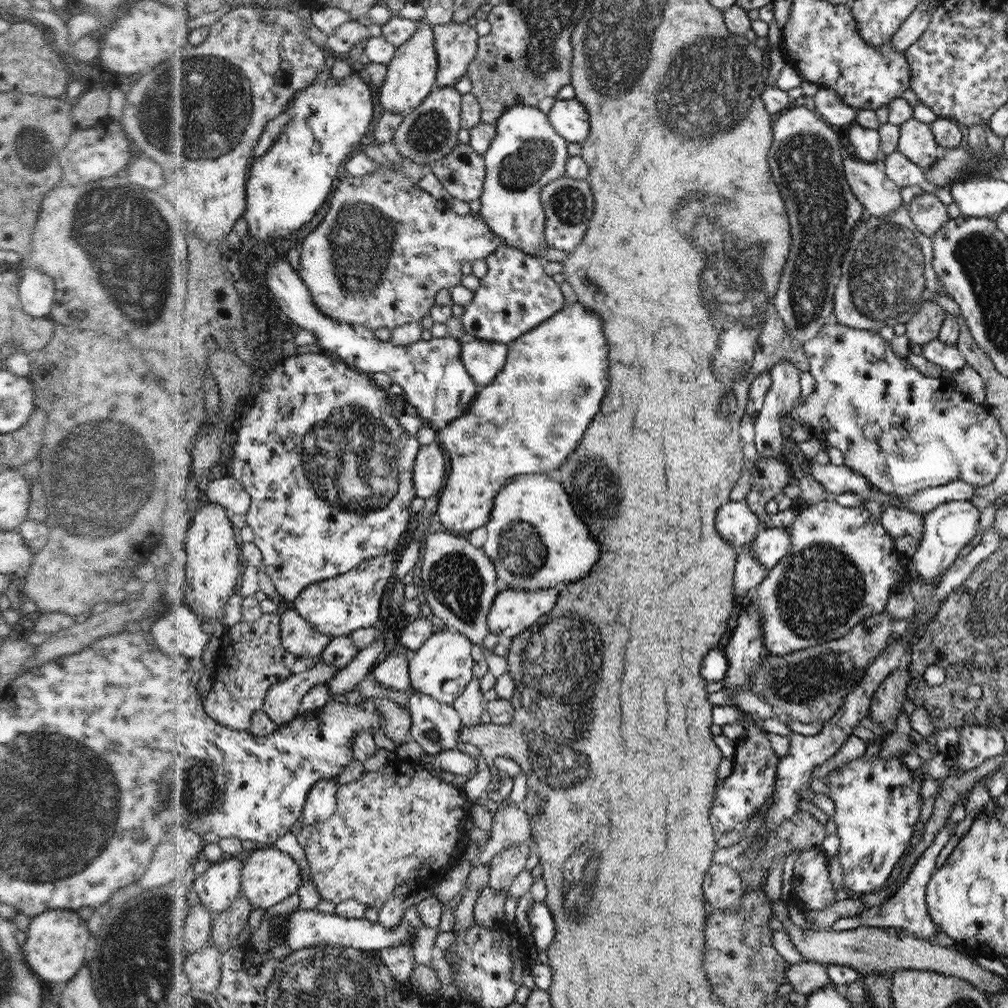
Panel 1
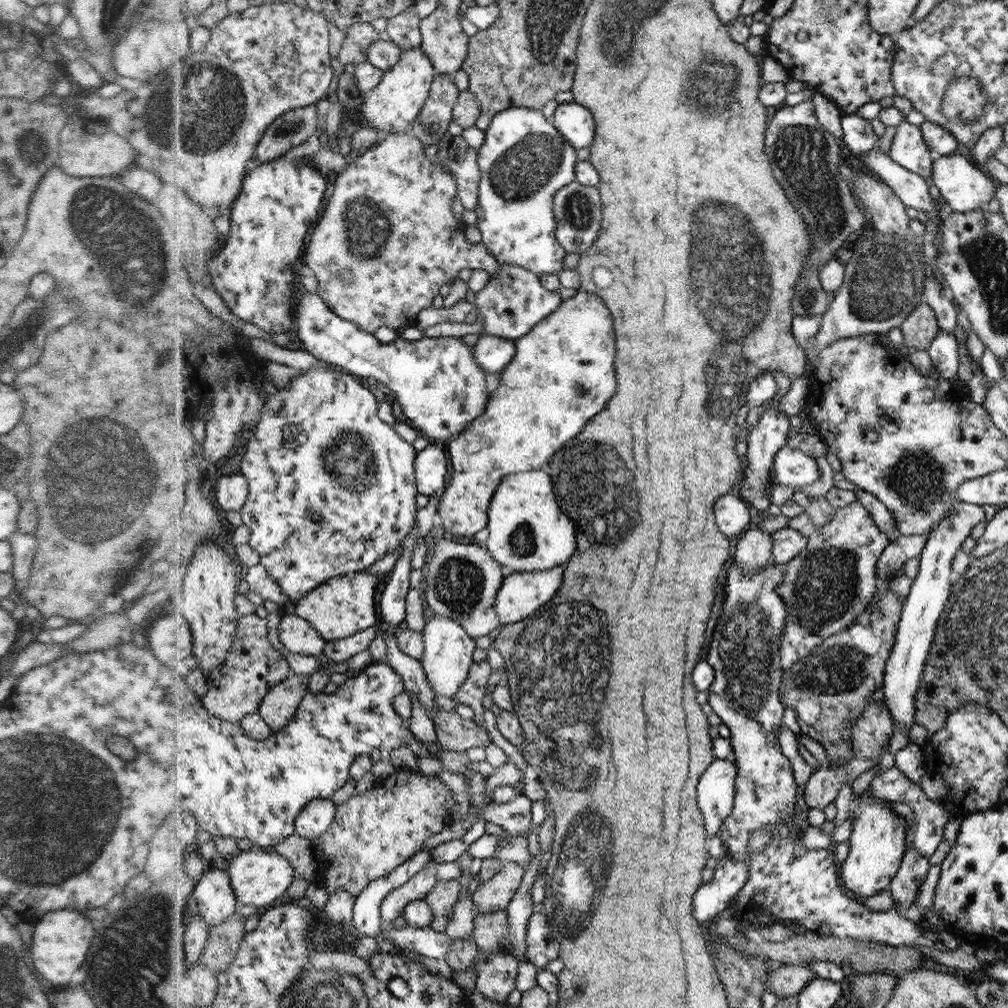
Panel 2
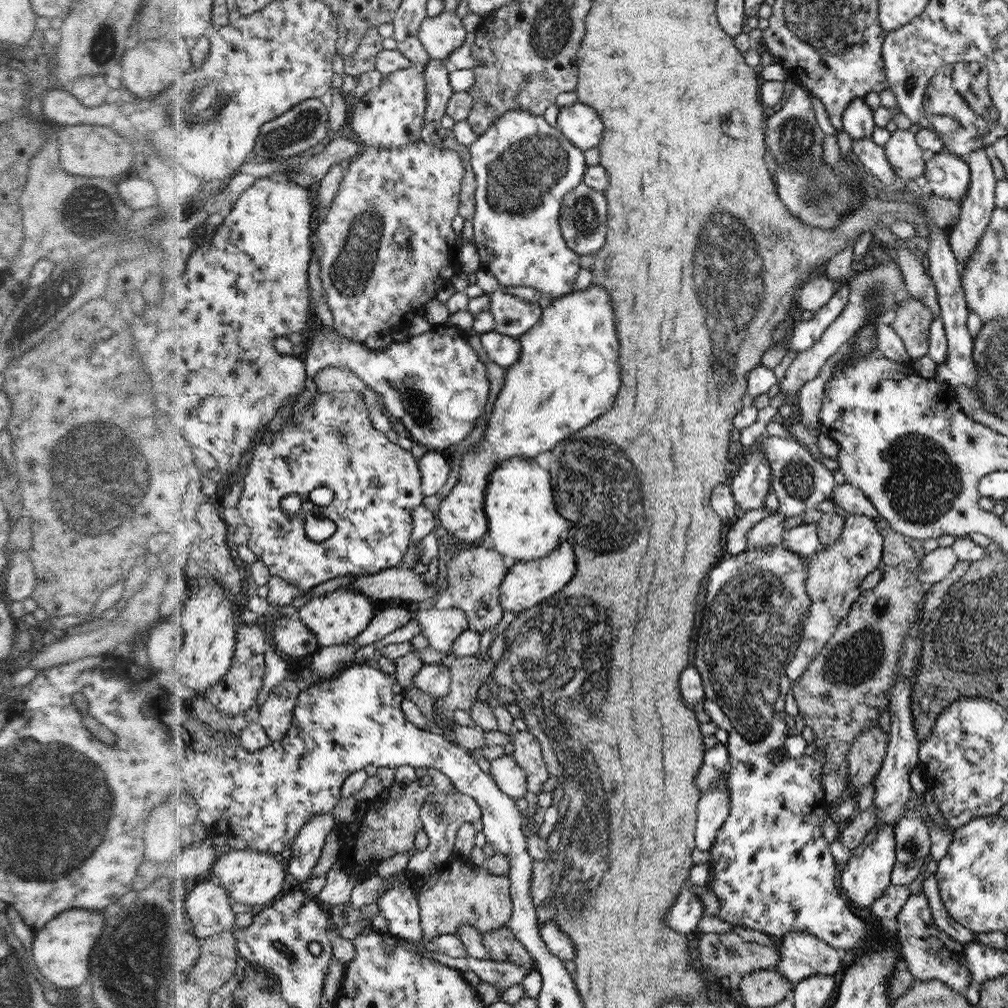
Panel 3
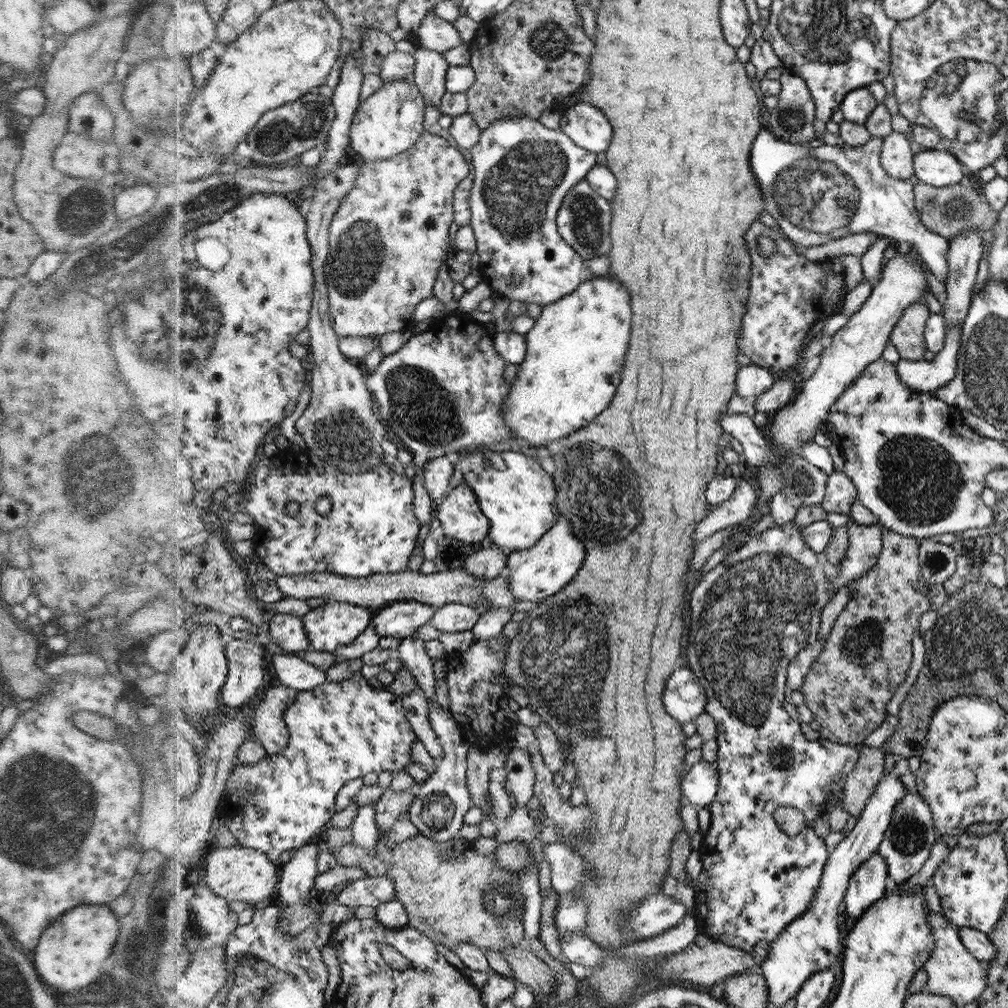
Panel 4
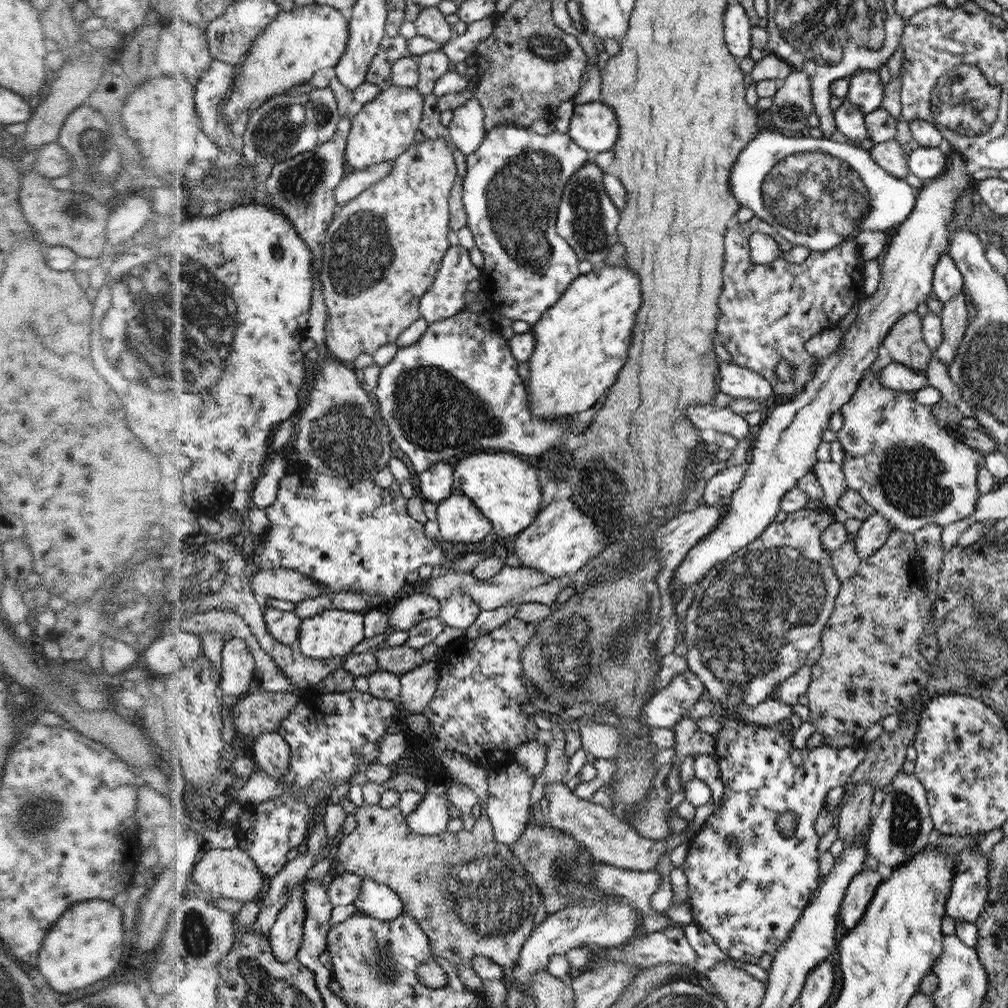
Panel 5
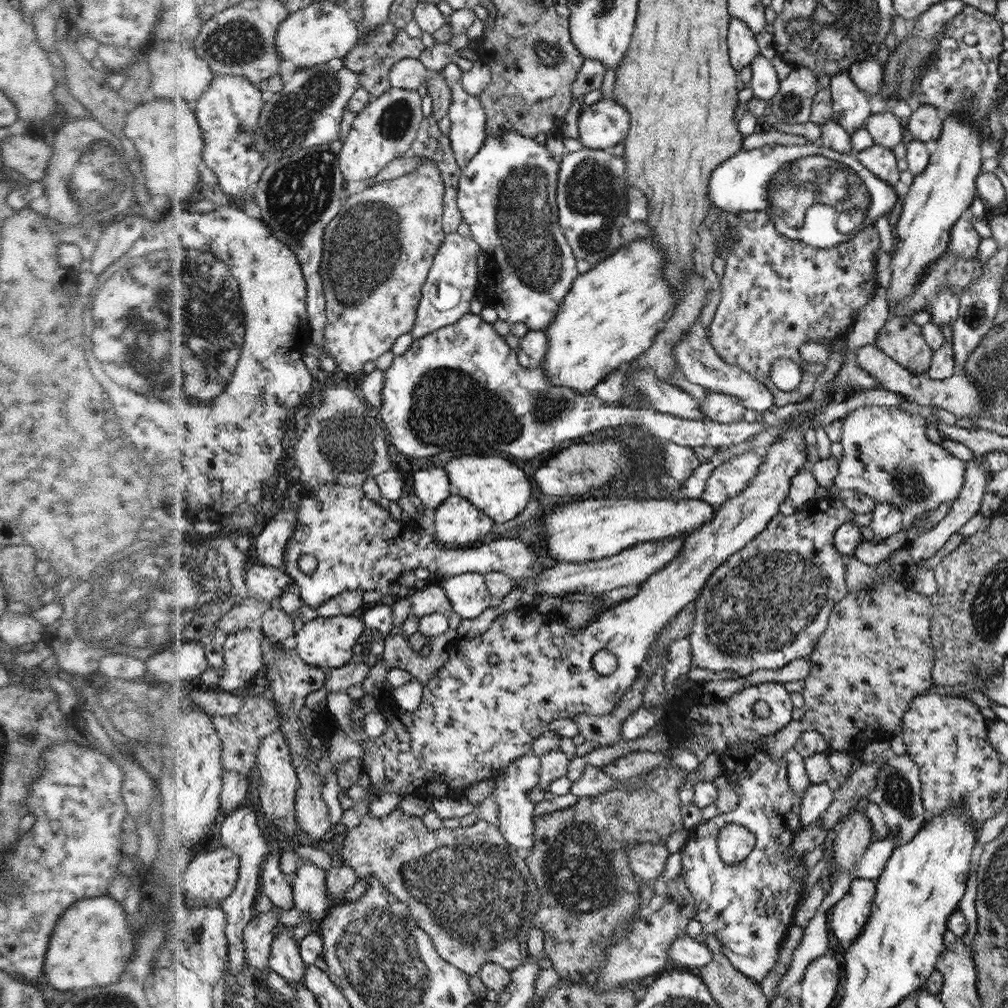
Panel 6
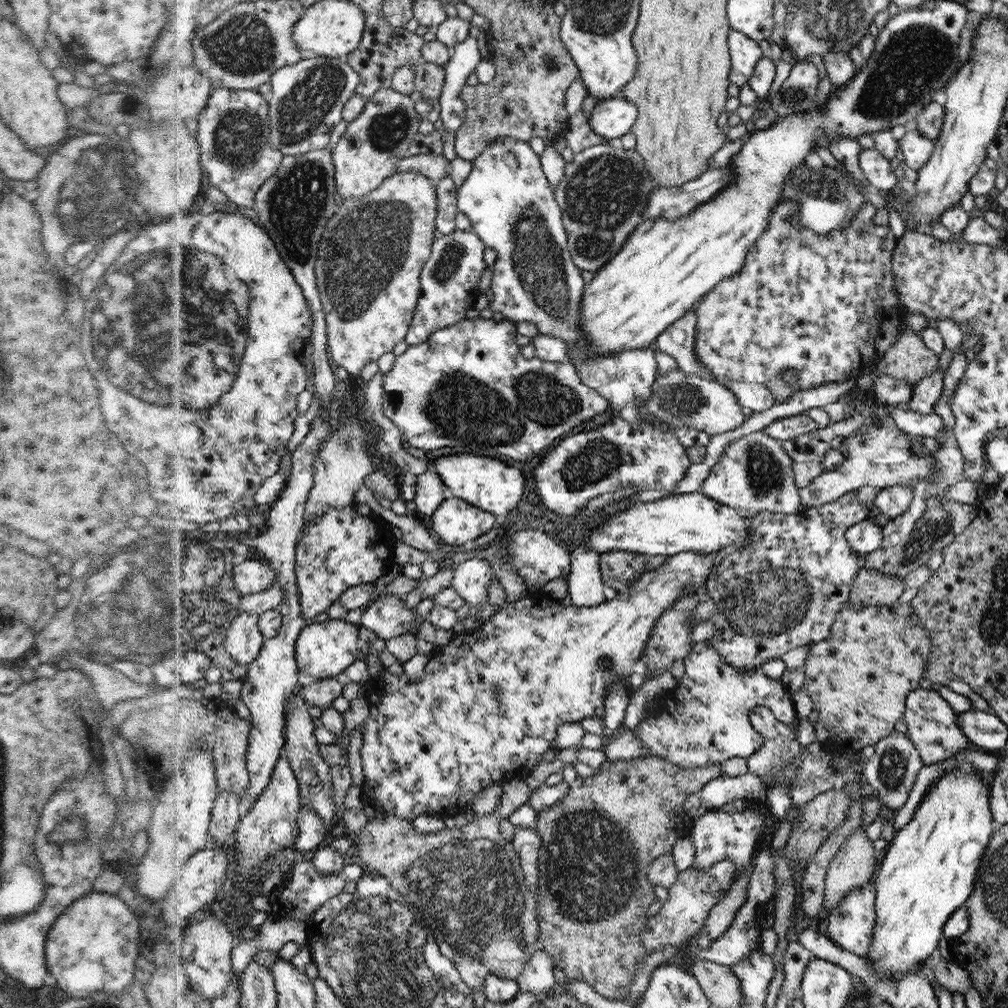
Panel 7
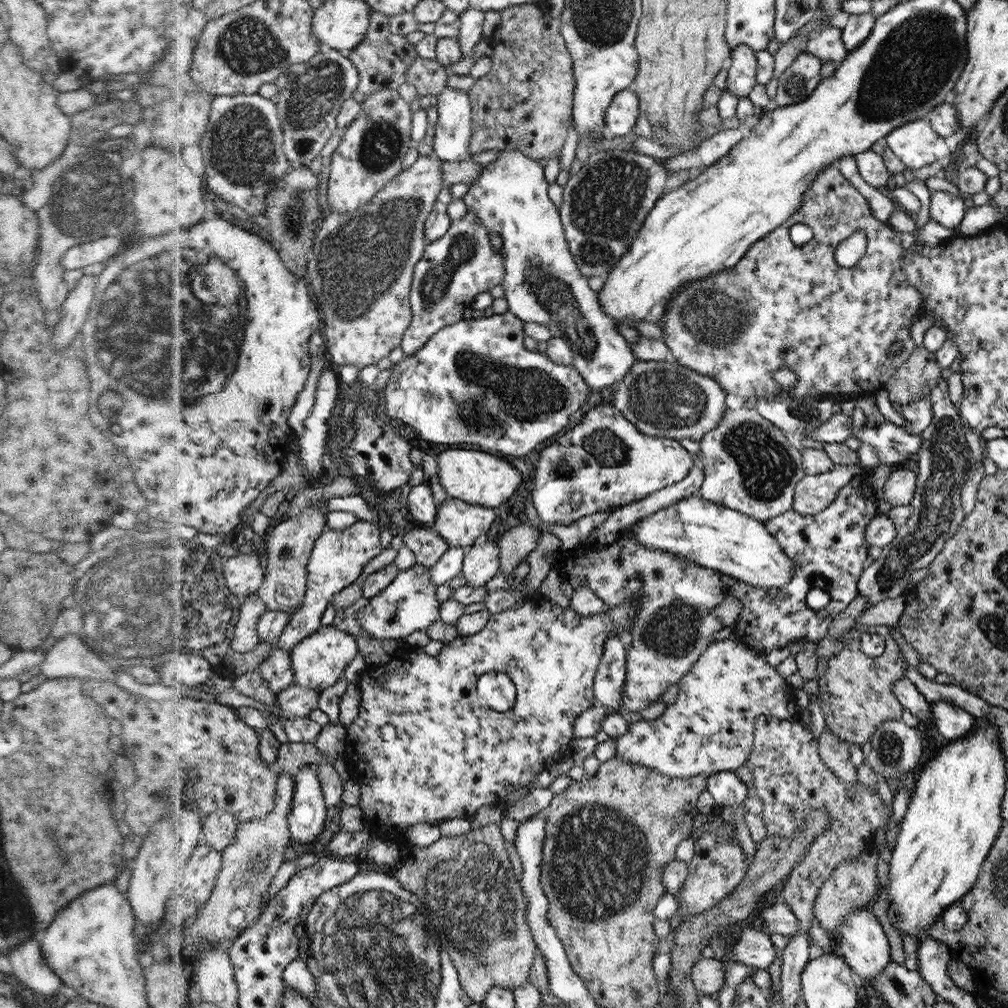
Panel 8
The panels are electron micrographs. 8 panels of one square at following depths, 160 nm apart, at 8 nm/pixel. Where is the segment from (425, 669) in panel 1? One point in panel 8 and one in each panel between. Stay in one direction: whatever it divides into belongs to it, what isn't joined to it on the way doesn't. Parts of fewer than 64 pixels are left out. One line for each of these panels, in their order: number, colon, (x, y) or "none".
2: (448, 647)
3: (441, 628)
4: (454, 617)
5: (458, 610)
6: (469, 596)
7: (472, 577)
8: (480, 563)

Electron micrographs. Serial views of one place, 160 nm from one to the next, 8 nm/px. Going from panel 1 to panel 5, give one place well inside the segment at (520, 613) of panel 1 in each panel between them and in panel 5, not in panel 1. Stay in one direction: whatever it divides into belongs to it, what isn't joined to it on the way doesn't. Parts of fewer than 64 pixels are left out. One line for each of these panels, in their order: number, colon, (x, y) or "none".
2: (523, 593)
3: (528, 583)
4: (536, 573)
5: (562, 540)

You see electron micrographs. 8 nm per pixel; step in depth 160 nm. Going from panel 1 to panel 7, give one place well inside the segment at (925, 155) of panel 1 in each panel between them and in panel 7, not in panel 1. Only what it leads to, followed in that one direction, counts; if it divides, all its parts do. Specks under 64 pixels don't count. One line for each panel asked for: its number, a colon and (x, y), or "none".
2: (908, 149)
3: (902, 151)
4: (897, 158)
5: (889, 155)
6: (880, 160)
7: (876, 168)

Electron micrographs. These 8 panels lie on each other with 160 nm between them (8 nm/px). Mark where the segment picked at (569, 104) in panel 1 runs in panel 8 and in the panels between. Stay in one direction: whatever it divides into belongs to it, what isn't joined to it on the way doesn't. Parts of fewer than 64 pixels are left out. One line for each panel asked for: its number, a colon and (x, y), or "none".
2: (576, 122)
3: (583, 126)
4: (586, 124)
5: (594, 125)
6: (602, 125)
7: (611, 118)
8: (621, 114)

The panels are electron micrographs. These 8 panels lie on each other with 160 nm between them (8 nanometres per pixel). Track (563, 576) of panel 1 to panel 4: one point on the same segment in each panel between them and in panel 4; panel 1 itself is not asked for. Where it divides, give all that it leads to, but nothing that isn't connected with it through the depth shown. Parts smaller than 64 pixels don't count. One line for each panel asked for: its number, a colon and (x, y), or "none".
2: (529, 531)
3: (525, 525)
4: (515, 494)

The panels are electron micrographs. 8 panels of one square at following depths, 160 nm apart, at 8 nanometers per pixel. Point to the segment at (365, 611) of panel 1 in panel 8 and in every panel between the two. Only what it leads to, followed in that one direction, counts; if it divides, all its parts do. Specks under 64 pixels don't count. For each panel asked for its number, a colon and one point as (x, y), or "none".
2: (346, 605)
3: (339, 617)
4: (333, 625)
5: (334, 633)
6: (328, 643)
7: (324, 650)
8: (320, 661)

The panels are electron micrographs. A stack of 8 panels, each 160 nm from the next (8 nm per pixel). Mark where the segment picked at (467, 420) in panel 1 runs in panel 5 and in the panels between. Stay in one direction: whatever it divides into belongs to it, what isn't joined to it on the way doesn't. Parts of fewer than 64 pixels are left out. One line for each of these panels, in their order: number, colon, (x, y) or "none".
2: (562, 373)
3: (567, 375)
4: (576, 349)
5: (581, 343)

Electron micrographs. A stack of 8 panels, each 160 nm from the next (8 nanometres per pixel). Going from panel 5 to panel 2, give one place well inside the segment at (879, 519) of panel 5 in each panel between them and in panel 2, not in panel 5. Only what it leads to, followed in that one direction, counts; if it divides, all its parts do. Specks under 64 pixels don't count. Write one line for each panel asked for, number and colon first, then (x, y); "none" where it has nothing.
2: (827, 586)
3: (833, 584)
4: (865, 541)

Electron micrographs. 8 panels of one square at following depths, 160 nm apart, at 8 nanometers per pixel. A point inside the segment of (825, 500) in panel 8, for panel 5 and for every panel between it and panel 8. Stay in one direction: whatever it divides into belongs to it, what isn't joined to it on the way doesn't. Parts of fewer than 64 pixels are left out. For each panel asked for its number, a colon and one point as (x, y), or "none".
5: (906, 466)
6: (887, 456)
7: (881, 457)

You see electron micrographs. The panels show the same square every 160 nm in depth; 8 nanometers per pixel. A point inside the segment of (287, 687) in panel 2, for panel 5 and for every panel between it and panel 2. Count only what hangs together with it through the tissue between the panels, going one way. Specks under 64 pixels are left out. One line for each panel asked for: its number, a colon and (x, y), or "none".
3: (277, 715)
4: (270, 728)
5: (272, 752)

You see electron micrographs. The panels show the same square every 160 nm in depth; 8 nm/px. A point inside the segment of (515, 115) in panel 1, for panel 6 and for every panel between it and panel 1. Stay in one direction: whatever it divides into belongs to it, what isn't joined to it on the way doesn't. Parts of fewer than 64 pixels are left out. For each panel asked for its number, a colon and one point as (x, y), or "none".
2: (524, 162)
3: (523, 168)
4: (523, 171)
5: (513, 184)
6: (507, 194)

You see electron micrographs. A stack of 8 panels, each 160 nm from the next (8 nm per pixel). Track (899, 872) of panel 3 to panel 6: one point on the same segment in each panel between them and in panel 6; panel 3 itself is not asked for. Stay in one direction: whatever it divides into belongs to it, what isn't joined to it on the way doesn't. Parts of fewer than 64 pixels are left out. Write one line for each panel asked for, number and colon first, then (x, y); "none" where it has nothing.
4: (906, 845)
5: (901, 829)
6: (897, 792)

